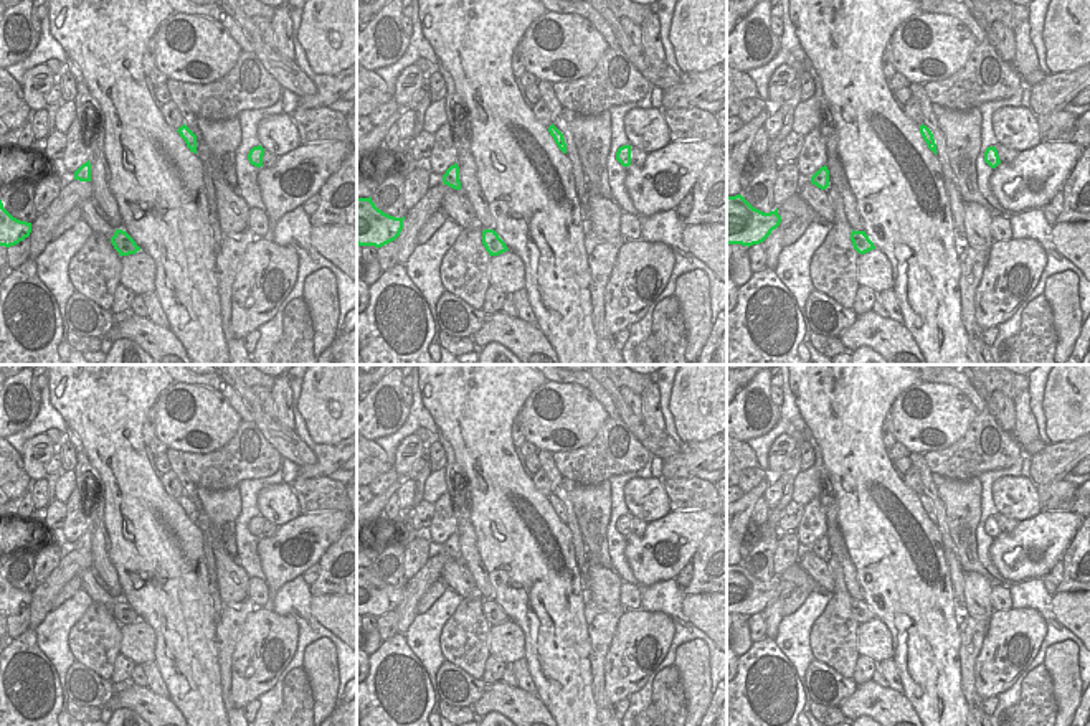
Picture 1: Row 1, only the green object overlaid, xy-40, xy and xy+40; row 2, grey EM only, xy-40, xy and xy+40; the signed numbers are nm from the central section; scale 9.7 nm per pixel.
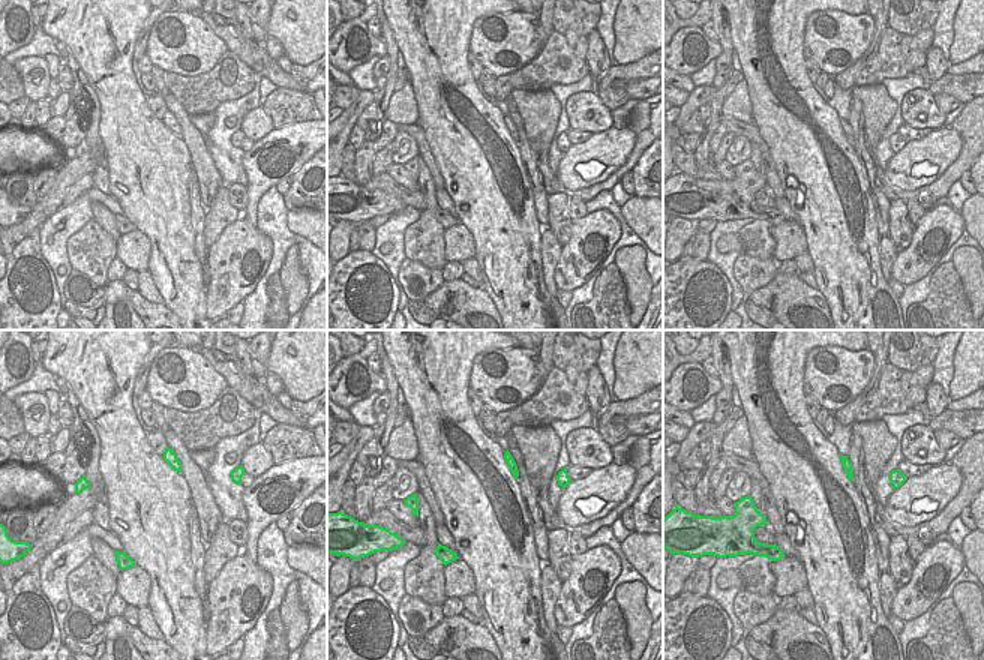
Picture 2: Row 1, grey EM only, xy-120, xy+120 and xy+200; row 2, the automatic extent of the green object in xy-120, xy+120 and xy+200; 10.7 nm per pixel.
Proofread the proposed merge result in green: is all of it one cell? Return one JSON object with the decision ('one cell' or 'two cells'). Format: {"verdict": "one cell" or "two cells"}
{"verdict": "one cell"}

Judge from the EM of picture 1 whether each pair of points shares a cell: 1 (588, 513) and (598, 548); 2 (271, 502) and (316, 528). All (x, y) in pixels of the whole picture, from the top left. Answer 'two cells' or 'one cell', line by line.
1: one cell
2: two cells

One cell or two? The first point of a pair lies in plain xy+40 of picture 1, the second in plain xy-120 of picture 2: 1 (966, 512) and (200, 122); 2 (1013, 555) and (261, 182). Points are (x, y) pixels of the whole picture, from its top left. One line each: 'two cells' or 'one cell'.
1: one cell
2: one cell

